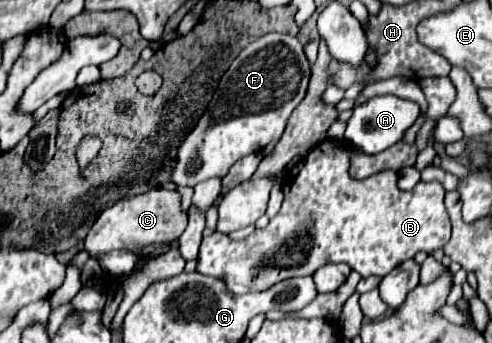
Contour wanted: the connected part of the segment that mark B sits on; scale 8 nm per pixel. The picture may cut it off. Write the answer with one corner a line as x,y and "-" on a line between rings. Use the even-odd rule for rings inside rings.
324,141
312,149
302,163
284,175
284,203
280,213
272,217
264,229
256,229
250,237
240,241
234,241
218,231
204,237
198,255
198,271
202,275
222,279
230,293
246,295
254,291
266,291
284,279
314,275
314,271
326,263
346,263
352,271
360,273
360,277
384,277
400,263
414,259
418,251
432,255
448,243
450,223
448,213
444,211
446,191
440,182
420,181
411,191
404,193
396,185
396,171
382,171
380,175
372,175
362,181
352,179
348,175
348,159
350,149
346,149
342,141

